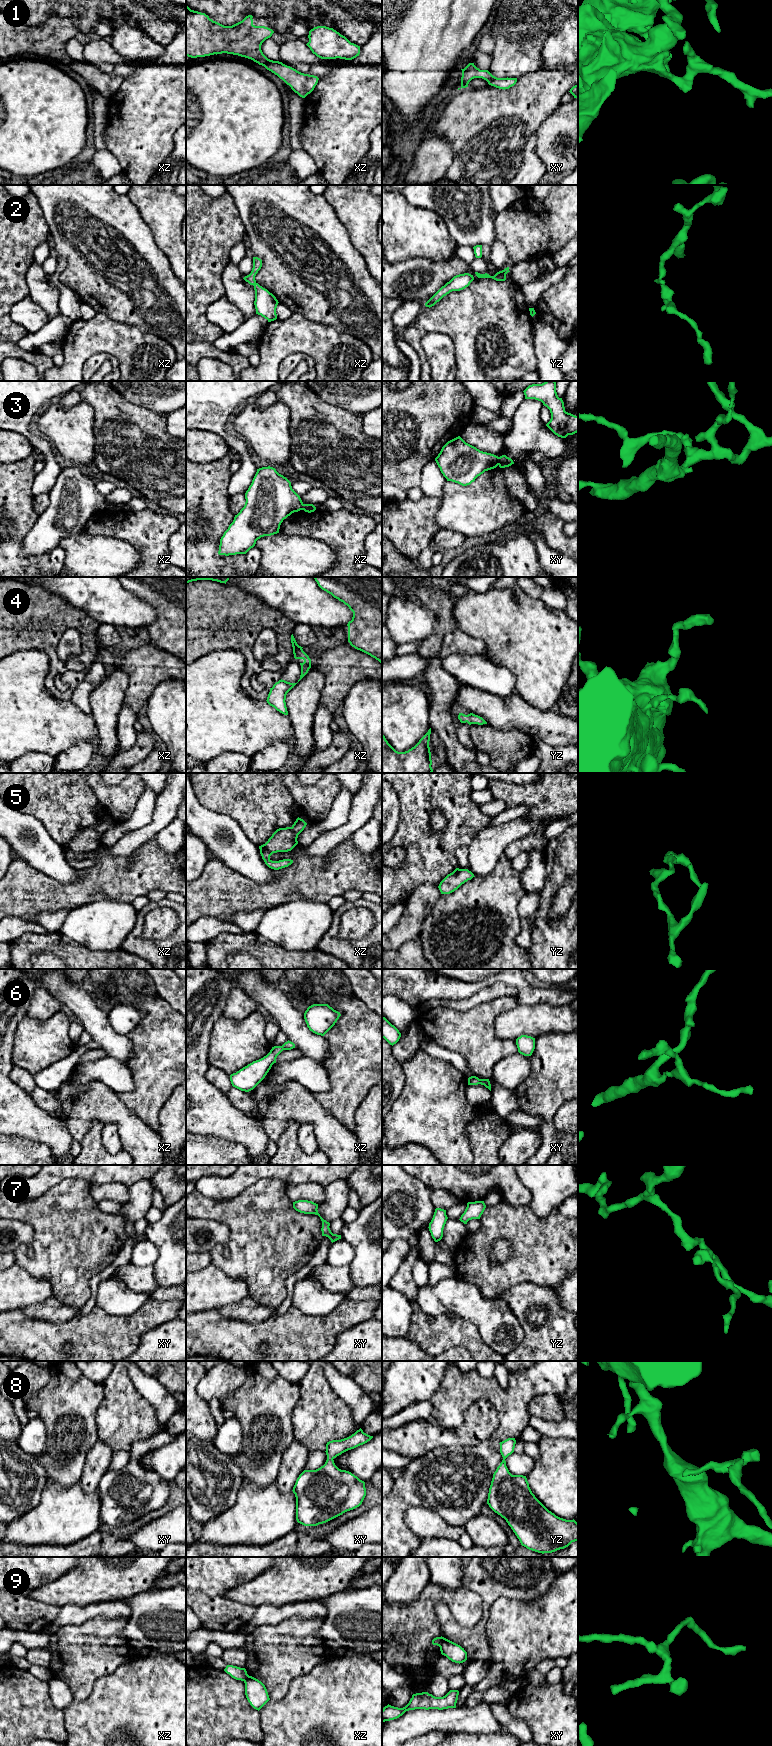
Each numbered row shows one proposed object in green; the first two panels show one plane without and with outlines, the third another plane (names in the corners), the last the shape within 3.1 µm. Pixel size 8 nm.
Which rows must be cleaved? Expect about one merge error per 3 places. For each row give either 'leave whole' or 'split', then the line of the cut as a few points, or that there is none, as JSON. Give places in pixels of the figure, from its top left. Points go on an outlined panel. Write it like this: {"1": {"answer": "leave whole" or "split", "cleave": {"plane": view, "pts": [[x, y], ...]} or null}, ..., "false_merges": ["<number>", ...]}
{"1": {"answer": "leave whole", "cleave": null}, "2": {"answer": "leave whole", "cleave": null}, "3": {"answer": "split", "cleave": {"plane": "xy", "pts": [[498, 457], [499, 464]]}}, "4": {"answer": "leave whole", "cleave": null}, "5": {"answer": "leave whole", "cleave": null}, "6": {"answer": "leave whole", "cleave": null}, "7": {"answer": "leave whole", "cleave": null}, "8": {"answer": "leave whole", "cleave": null}, "9": {"answer": "split", "cleave": {"plane": "xy", "pts": [[443, 1637], [439, 1646]]}}, "false_merges": ["3", "9"]}

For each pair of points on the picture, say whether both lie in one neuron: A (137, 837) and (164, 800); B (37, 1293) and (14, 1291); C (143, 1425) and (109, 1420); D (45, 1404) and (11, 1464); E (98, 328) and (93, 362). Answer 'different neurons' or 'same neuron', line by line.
A: same neuron
B: same neuron
C: same neuron
D: different neurons
E: different neurons

